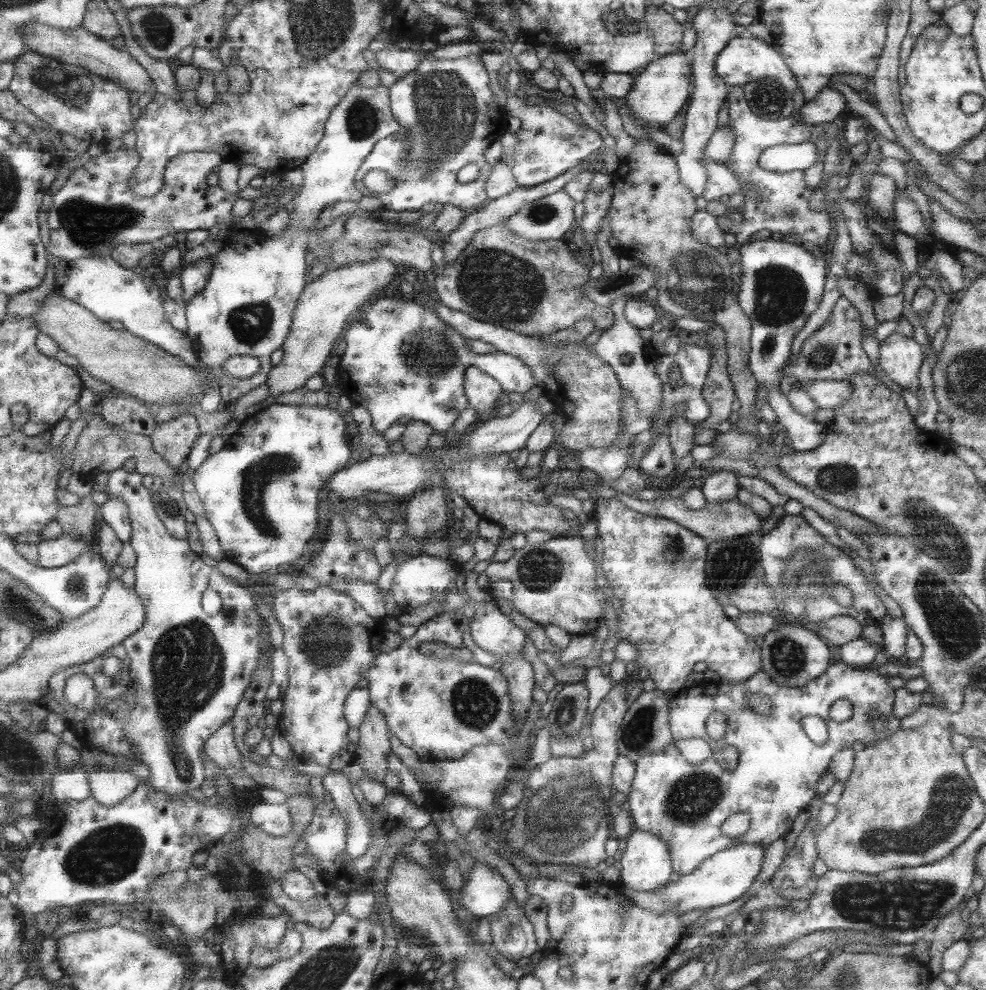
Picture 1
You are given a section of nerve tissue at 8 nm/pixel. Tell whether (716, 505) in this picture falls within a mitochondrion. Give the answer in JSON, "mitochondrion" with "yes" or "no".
{"mitochondrion":"no"}

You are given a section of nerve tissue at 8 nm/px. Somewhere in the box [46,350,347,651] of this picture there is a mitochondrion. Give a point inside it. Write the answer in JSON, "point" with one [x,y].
{"point":[255,477]}

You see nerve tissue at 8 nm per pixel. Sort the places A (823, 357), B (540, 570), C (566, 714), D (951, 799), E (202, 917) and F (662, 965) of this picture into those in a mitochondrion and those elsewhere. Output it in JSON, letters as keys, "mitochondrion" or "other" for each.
{"A":"mitochondrion","B":"mitochondrion","C":"mitochondrion","D":"mitochondrion","E":"other","F":"other"}

